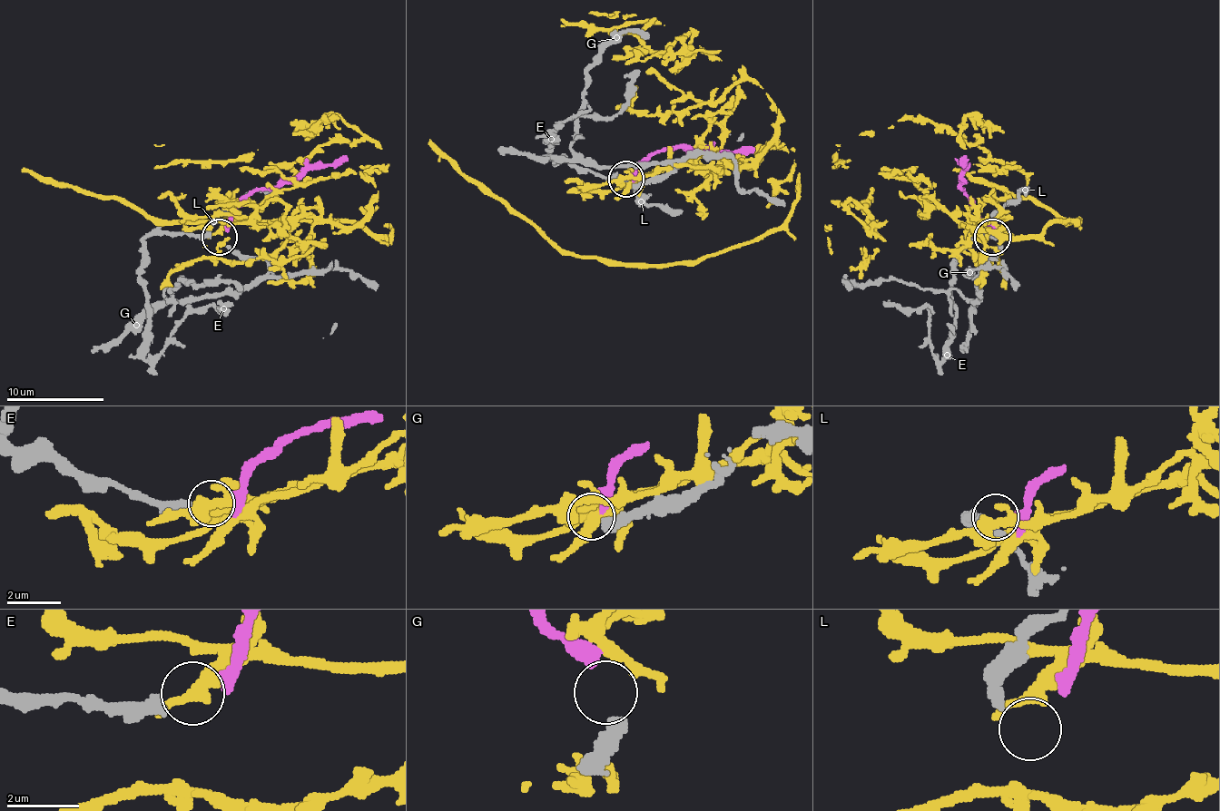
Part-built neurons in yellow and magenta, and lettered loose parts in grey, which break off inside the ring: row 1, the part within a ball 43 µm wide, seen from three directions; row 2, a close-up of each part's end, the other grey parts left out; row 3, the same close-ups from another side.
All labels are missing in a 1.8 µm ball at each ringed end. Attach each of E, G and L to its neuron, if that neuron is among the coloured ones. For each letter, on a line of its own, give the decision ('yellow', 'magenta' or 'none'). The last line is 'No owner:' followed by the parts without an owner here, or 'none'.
E: none
G: magenta
L: none
No owner: E, L

